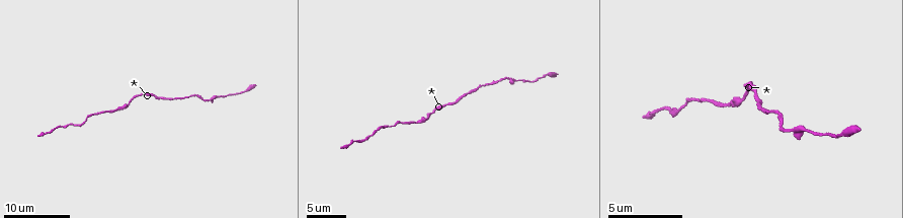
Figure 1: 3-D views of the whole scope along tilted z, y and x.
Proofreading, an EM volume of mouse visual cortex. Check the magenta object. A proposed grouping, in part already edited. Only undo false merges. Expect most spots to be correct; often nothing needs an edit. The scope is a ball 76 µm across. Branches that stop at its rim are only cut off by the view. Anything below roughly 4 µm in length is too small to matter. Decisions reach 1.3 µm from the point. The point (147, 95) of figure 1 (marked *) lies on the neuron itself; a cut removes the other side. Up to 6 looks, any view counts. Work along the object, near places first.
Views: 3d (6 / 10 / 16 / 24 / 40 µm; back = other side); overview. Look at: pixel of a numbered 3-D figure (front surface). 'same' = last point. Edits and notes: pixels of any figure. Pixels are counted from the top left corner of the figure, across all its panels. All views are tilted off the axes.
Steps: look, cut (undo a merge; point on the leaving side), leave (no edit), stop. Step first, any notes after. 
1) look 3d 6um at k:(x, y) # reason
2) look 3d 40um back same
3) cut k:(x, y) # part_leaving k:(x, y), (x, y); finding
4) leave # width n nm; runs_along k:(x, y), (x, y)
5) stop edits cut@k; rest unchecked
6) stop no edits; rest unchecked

look 3d 24um at 1:(129, 102) # thick turns thin

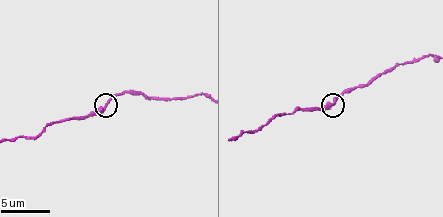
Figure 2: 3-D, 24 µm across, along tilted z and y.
look 3d 10um at 2:(106, 103)

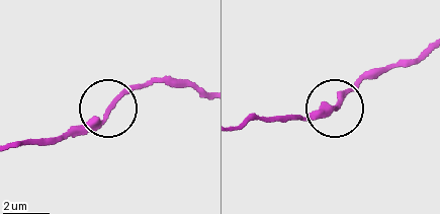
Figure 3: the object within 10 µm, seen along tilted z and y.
leave # runs_along 3:(166, 84), (135, 88), (97, 124), (52, 143); all the same neuron

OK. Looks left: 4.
look 3d 16um at 2:(305, 109) # calibre changes

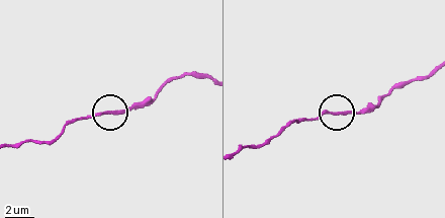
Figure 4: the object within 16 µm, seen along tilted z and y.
leave # runs_along 4:(193, 76), (174, 78), (151, 100), (123, 111), (67, 120); one neuron here

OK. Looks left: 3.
look 3d 6um at 2:(426, 56) # a narrow waist

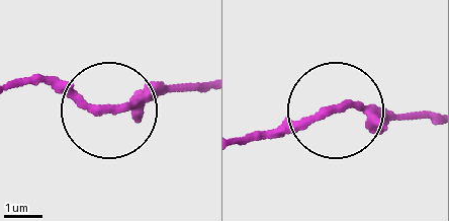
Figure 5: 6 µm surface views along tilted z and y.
leave # width 180 nm; runs_along 5:(16, 79), (57, 78), (118, 111), (201, 89); continuous, no second neuron

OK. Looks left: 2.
stop no edits; rest unchecked

